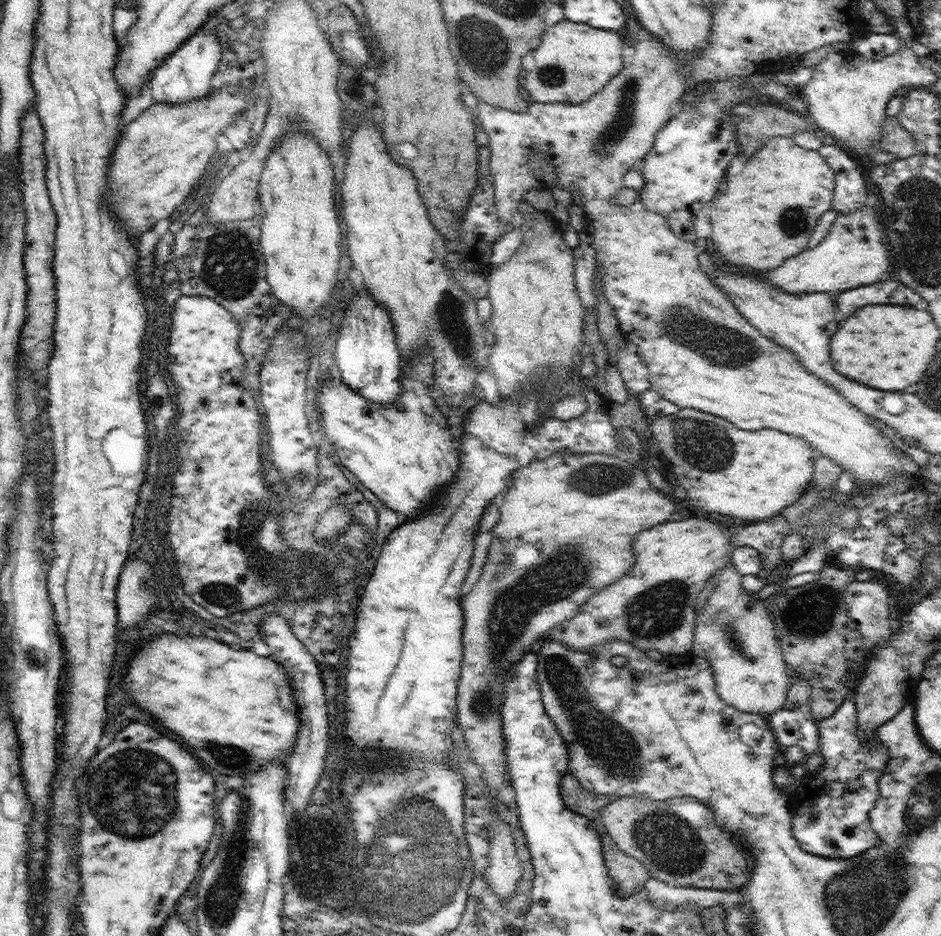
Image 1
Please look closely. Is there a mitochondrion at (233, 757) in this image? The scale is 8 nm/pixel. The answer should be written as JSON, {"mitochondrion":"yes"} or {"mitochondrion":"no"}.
{"mitochondrion":"yes"}

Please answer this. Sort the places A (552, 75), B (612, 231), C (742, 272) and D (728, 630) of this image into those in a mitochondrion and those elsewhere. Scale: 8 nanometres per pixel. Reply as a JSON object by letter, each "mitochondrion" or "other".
{"A":"mitochondrion","B":"other","C":"other","D":"mitochondrion"}

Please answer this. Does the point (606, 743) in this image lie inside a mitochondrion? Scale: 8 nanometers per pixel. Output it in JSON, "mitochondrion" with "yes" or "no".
{"mitochondrion":"yes"}

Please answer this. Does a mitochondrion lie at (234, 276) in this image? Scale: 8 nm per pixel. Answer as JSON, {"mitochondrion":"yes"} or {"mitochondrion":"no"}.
{"mitochondrion":"yes"}

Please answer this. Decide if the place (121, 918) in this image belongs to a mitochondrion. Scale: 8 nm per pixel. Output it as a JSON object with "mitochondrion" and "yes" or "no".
{"mitochondrion":"no"}

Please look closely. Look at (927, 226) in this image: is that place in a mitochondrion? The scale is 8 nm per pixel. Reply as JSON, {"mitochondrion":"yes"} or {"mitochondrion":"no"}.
{"mitochondrion":"yes"}

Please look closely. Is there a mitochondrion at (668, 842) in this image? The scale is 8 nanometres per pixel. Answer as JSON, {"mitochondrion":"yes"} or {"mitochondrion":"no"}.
{"mitochondrion":"yes"}

